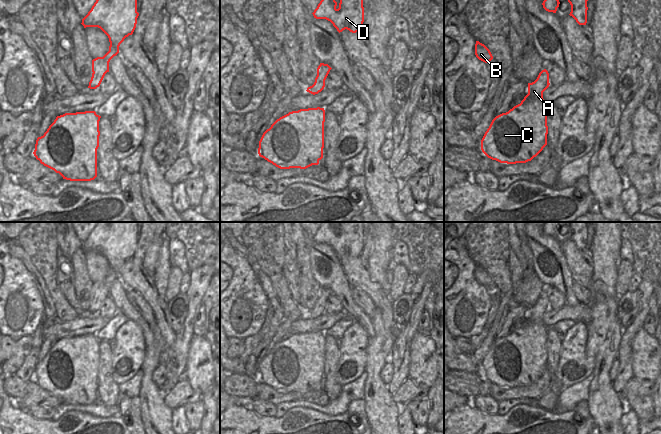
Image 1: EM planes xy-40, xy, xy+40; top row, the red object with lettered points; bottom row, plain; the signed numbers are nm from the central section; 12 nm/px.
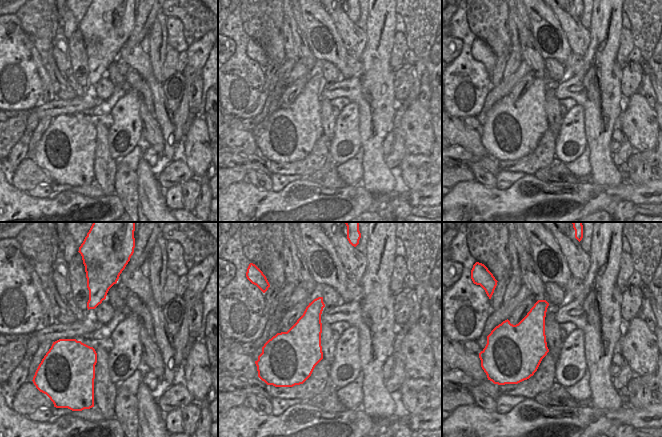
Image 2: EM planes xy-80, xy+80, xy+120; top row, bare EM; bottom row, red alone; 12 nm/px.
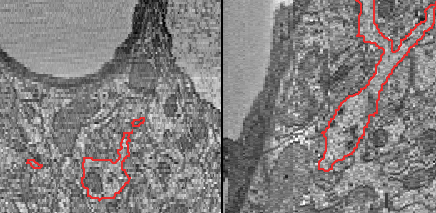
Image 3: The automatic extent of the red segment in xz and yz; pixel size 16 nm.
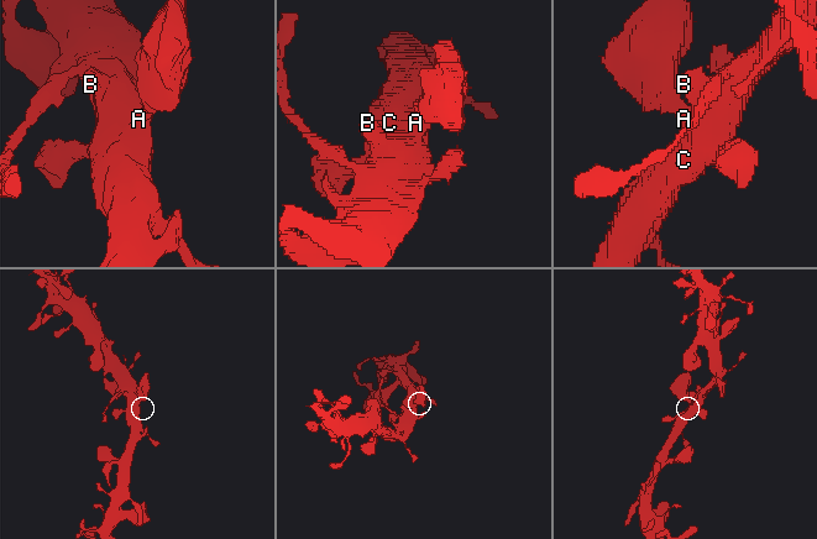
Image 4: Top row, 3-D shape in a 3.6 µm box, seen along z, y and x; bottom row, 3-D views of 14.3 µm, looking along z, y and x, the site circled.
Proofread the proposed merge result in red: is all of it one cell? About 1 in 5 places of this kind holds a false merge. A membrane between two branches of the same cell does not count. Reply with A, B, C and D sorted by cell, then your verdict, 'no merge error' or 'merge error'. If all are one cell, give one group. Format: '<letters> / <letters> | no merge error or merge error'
A B C D | no merge error

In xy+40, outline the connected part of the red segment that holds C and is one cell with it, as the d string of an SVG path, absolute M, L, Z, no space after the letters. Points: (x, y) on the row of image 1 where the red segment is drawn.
M544 69L534 82L528 83L528 94L520 104L492 120L481 140L481 150L488 158L507 164L526 163L543 150L548 134L548 104L543 99L543 92L549 85L549 73Z

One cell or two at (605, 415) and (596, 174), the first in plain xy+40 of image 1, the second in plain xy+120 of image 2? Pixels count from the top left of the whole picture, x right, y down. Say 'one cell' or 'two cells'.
one cell

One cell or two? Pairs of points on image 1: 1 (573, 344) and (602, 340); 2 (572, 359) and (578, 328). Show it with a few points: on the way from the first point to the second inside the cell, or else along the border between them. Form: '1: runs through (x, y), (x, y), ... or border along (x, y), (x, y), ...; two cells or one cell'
1: border along (578, 320), (586, 325), (585, 355), (588, 365); two cells
2: runs through (572, 351), (577, 336); one cell

